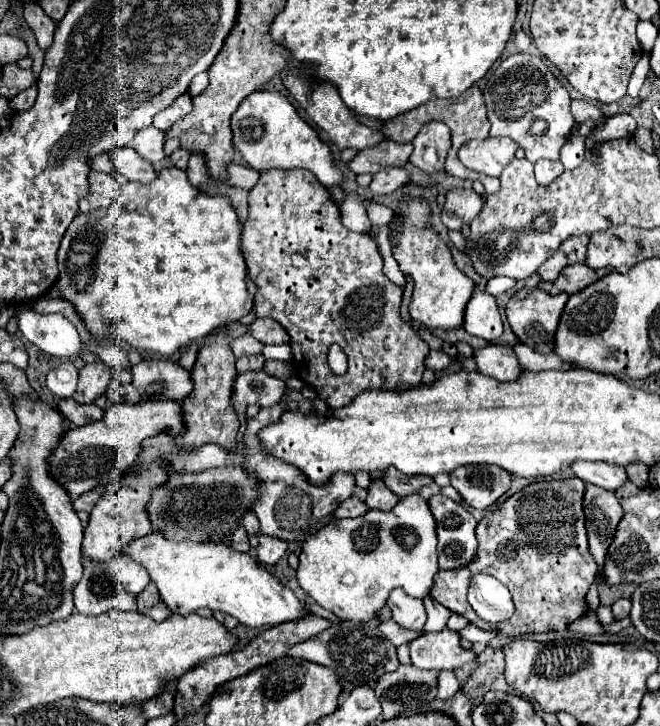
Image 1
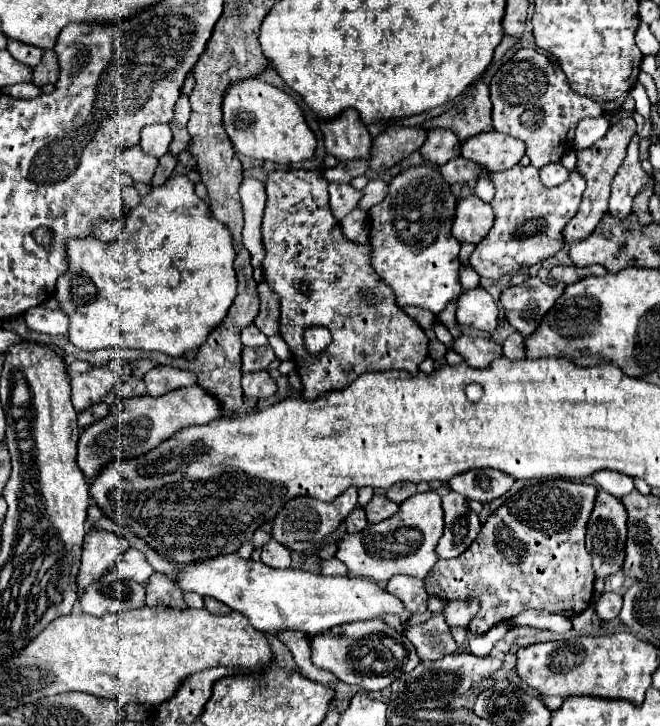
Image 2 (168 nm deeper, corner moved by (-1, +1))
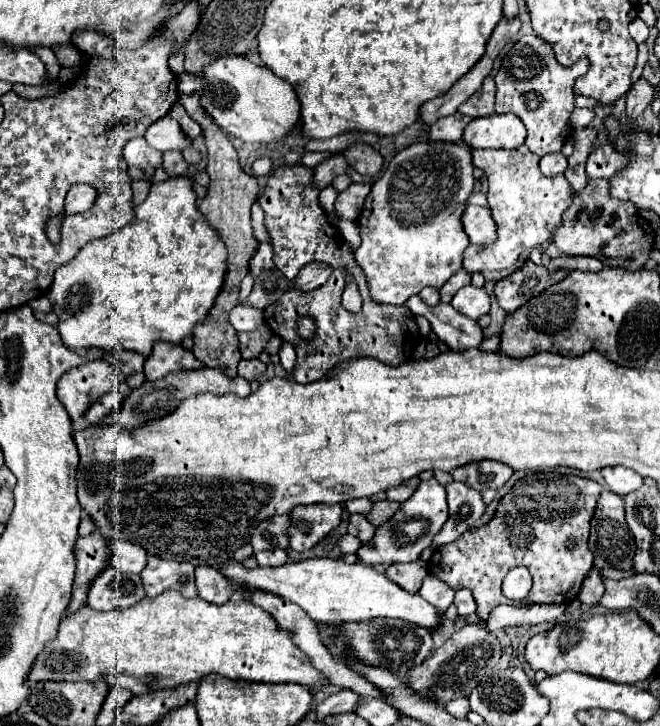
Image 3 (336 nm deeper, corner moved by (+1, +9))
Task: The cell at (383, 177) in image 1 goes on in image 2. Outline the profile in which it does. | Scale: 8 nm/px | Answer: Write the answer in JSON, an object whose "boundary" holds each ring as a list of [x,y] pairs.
{"boundary":[[[370,180],[368,186],[364,188],[364,196],[360,200],[360,206],[362,210],[368,210],[372,208],[374,204],[378,204],[380,200],[384,200],[388,194],[388,184],[384,180]]]}

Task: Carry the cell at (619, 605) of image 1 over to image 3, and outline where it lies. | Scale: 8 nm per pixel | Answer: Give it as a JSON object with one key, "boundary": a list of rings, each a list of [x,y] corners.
{"boundary":[[[592,568],[588,574],[590,576],[584,580],[584,586],[580,590],[580,602],[588,606],[596,606],[604,594],[604,582],[602,582],[602,574],[596,568]]]}

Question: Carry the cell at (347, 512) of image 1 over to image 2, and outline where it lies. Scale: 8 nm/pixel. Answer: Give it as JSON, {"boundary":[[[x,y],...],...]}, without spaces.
{"boundary":[[[354,508],[354,510],[346,516],[344,524],[346,524],[346,530],[348,530],[348,532],[364,530],[366,524],[368,524],[368,520],[366,520],[366,512],[364,512],[362,508]]]}

